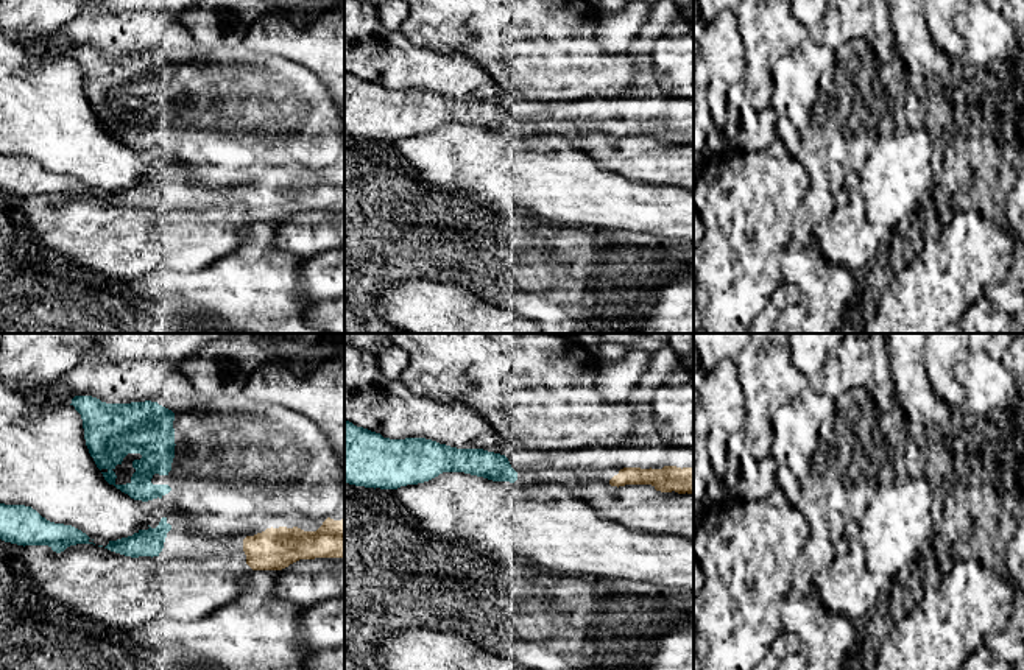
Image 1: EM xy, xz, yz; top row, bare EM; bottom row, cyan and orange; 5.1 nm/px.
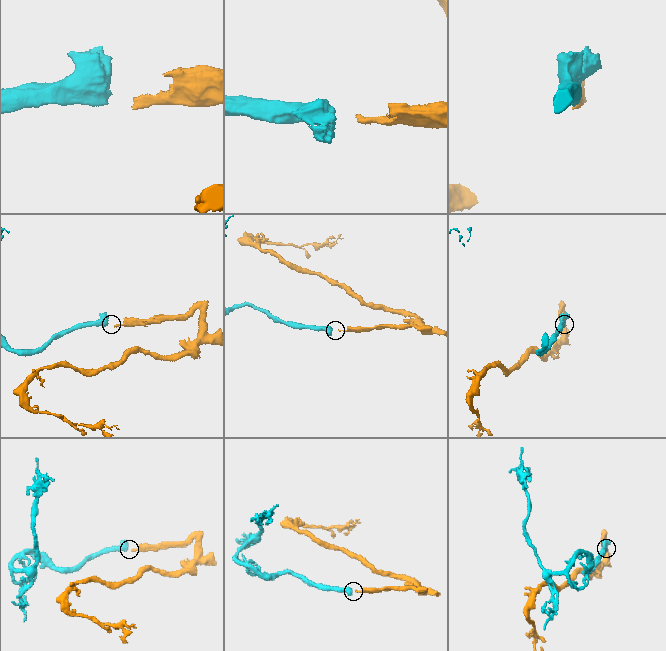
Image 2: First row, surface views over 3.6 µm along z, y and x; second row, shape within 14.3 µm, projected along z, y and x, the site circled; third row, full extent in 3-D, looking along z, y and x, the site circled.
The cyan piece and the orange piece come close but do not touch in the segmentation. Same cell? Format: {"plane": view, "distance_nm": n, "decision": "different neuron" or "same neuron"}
{"plane": "xy", "distance_nm": 380, "decision": "same neuron"}

